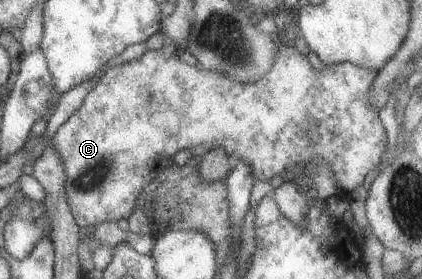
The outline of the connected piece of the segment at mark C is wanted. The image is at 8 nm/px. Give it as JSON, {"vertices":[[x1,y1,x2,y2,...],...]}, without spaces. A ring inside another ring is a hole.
{"vertices":[[164,44,159,49,147,50,139,59,107,68,102,72,101,81,94,86,86,97,82,108,79,108,70,117,70,120,59,128,57,135,53,138,52,144,60,152,67,170,68,200,74,216,82,228,87,229,88,226,97,226,105,222,128,218,137,208,137,200,140,198,142,191,145,190,145,186,157,177,158,170,163,167,164,161,174,158,180,150,194,148,197,144,205,144,210,150,218,146,226,148,235,161,248,161,253,166,255,175,261,181,269,181,270,178,278,175,283,178,287,170,293,170,297,174,297,178,300,178,304,176,303,168,306,161,322,157,334,169,344,196,350,196,358,186,362,186,372,168,380,167,382,156,384,156,384,152,388,148,388,134,386,134,386,128,384,128,384,124,382,124,382,120,378,116,379,110,373,105,373,101,369,99,369,92,373,87,374,79,377,78,380,71,371,71,354,63,326,63,318,73,312,68,310,60,298,48,295,48,294,45,282,45,278,58,267,76,261,78,258,82,244,84,230,80,230,77,225,74,209,71,206,68,199,70,194,65,190,66,180,58,180,52,178,46]]}

